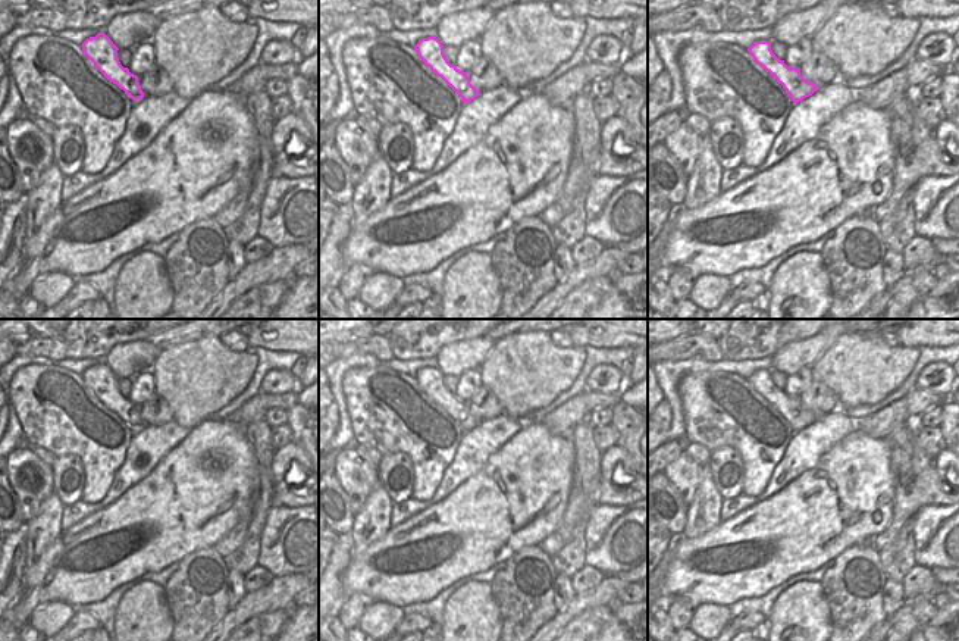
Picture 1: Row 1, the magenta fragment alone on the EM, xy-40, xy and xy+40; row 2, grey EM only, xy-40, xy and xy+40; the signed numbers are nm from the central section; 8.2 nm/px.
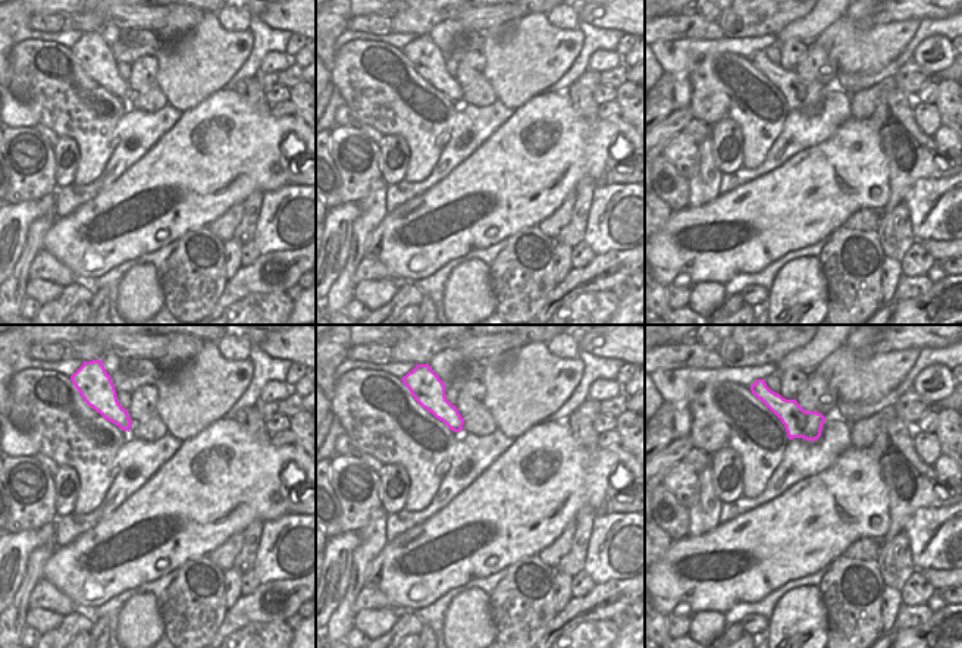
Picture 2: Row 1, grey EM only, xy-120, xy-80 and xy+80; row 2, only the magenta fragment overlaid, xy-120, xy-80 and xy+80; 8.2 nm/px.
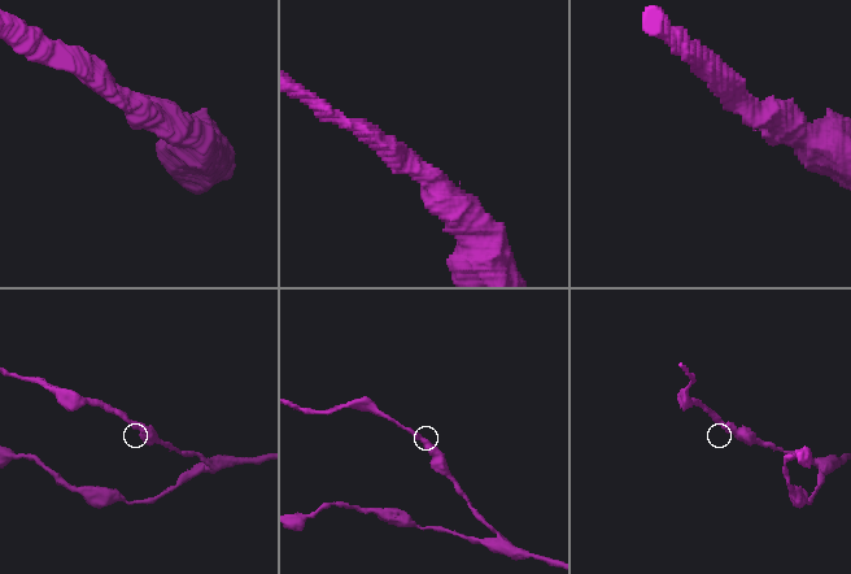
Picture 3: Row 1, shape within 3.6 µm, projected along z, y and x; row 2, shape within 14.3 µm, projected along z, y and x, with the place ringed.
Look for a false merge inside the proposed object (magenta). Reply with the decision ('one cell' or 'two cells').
one cell

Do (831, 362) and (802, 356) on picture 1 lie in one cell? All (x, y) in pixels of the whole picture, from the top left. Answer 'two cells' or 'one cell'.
two cells

